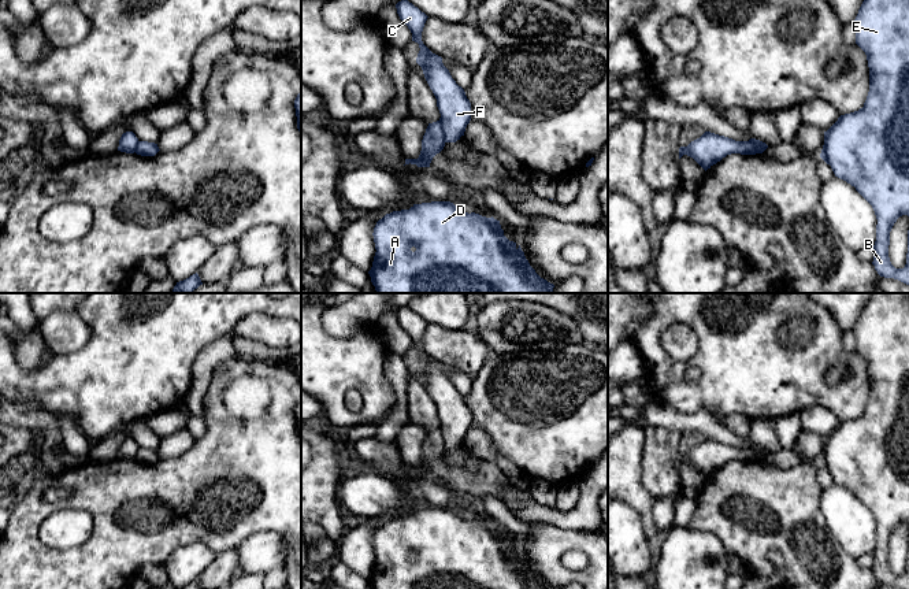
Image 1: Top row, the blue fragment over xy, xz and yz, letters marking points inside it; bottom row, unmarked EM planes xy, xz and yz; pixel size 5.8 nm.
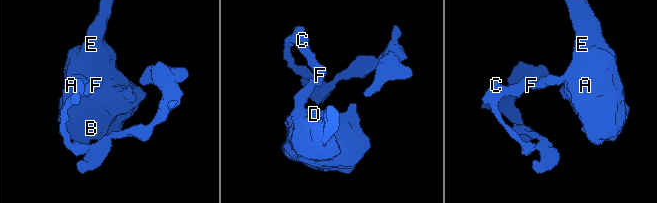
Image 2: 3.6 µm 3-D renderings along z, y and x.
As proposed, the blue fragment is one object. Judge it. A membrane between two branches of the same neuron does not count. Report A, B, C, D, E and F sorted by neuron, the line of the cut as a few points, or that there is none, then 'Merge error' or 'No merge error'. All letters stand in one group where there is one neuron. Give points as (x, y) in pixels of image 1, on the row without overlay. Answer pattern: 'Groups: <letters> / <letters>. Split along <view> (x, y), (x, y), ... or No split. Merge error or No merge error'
Groups: A B D E / C F. Split along xz (438, 428), (445, 448). Merge error

